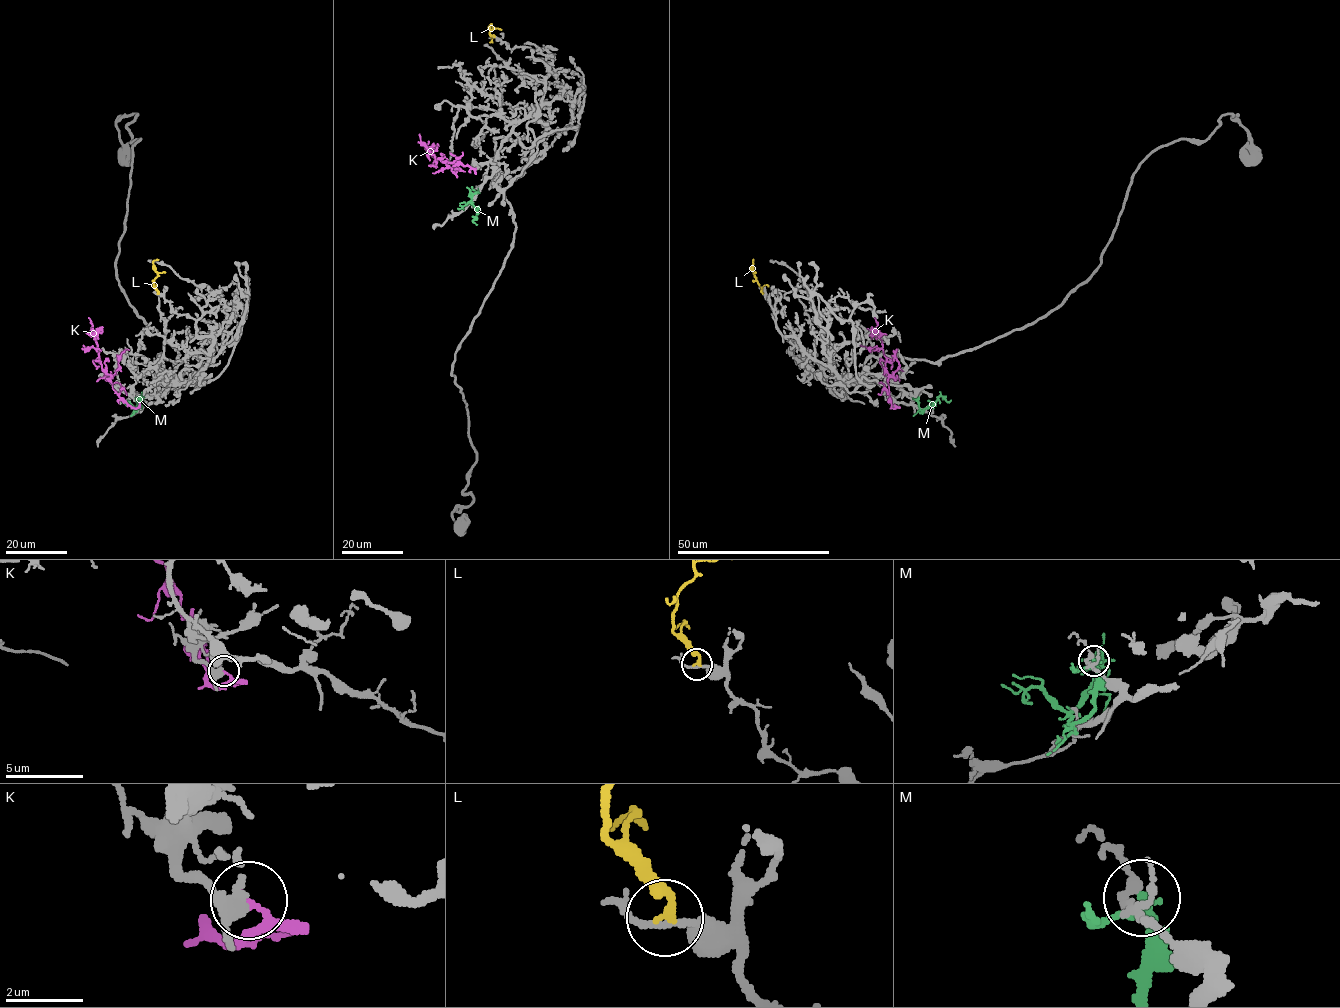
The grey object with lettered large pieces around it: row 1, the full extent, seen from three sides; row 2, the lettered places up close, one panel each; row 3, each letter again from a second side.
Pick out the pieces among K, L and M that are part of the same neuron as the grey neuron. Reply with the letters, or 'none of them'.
none of them

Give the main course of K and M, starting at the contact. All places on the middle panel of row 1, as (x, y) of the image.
K: (475, 169), (435, 160), (424, 148)
M: (476, 191), (471, 195), (471, 204), (477, 212), (472, 221), (477, 224)

